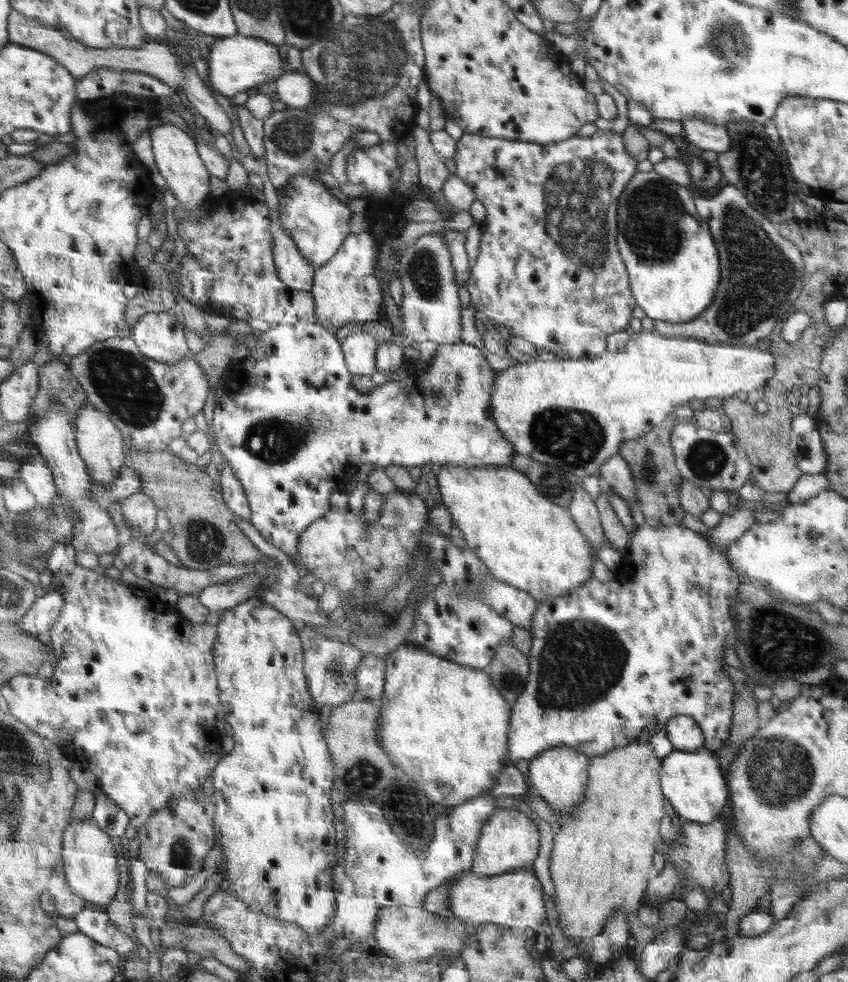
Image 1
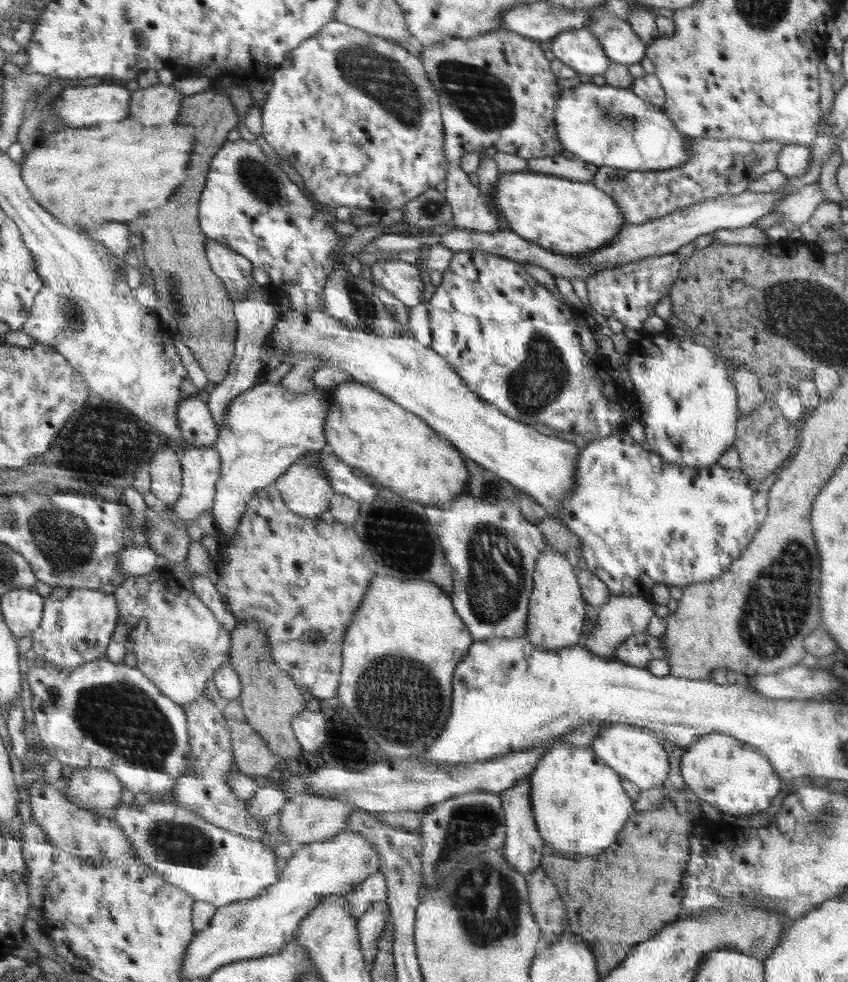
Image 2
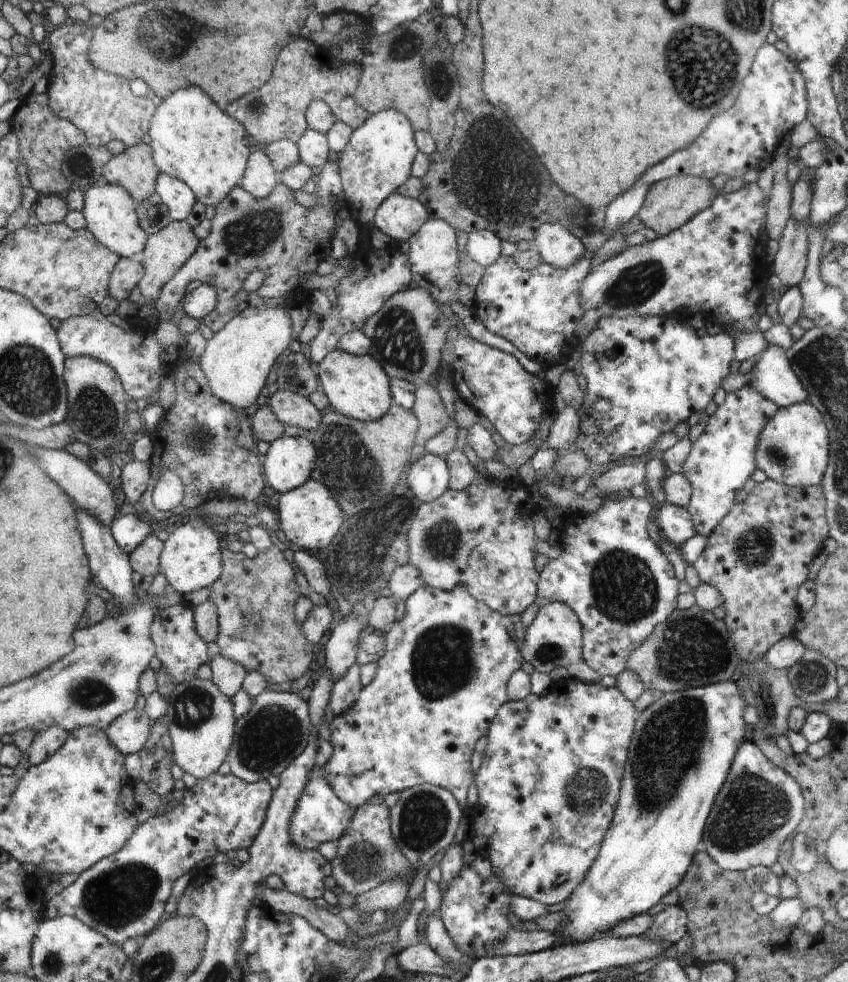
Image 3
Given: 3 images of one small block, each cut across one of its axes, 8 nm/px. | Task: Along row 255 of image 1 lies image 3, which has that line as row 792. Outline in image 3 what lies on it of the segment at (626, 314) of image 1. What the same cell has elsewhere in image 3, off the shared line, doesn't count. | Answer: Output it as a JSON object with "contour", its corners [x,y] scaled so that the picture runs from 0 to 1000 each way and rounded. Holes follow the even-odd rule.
{"contour":[[[673,688],[651,695],[647,703],[639,709],[625,706],[616,713],[600,713],[588,721],[587,730],[580,736],[580,745],[570,766],[568,778],[561,787],[564,791],[560,794],[564,803],[561,833],[568,833],[571,841],[568,841],[568,849],[566,847],[557,849],[557,851],[567,852],[557,853],[557,855],[564,859],[564,864],[570,865],[570,872],[578,876],[581,890],[585,890],[606,911],[627,914],[637,921],[656,921],[672,915],[679,902],[691,894],[691,890],[705,872],[705,866],[710,862],[710,855],[712,855],[712,850],[722,837],[729,819],[733,790],[736,790],[736,777],[741,772],[741,759],[745,747],[748,747],[749,735],[752,730],[752,722],[745,714],[736,711],[735,705],[731,705],[726,698],[713,700],[708,696],[693,697]]]}

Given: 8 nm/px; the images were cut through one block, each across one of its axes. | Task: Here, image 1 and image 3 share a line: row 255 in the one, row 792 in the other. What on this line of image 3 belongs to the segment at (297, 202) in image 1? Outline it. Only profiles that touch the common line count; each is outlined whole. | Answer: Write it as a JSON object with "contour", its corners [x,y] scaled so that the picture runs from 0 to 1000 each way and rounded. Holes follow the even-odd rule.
{"contour":[[[380,778],[373,779],[373,786],[368,786],[367,796],[362,798],[362,804],[358,805],[353,815],[353,821],[349,822],[348,829],[343,837],[343,852],[349,864],[362,866],[374,866],[380,857],[387,855],[399,855],[413,841],[419,824],[399,815],[396,808],[389,802]]]}

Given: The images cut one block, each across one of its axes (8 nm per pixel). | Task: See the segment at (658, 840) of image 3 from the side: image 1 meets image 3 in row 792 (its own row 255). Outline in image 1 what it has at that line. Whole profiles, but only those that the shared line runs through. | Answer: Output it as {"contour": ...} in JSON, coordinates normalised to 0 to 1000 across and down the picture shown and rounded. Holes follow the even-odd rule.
{"contour":[[[767,173],[754,175],[742,183],[728,207],[728,252],[736,266],[750,310],[770,326],[792,330],[814,328],[830,319],[840,310],[849,287],[849,264],[835,228],[822,217],[815,193]]]}

